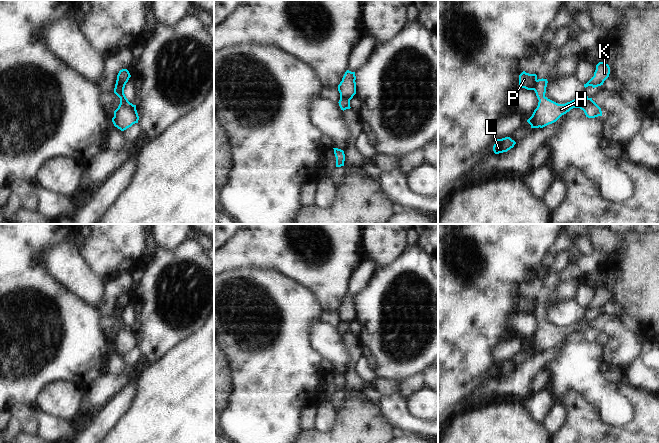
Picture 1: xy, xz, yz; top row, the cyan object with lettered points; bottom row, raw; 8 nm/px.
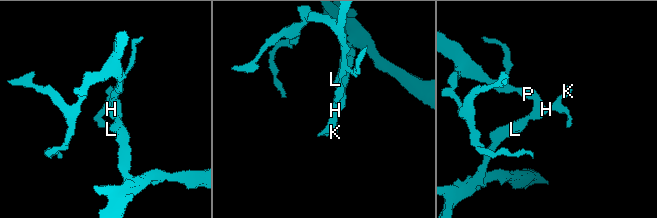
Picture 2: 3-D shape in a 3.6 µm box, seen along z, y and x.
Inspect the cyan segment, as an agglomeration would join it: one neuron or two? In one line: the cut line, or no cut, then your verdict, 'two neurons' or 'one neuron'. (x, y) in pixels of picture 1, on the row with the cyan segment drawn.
xz (340, 97), (349, 100) | two neurons

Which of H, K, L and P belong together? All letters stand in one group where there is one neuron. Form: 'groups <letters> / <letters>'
groups H K L / P

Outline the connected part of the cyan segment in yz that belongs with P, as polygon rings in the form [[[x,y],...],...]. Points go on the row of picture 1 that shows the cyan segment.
[[[523,71],[519,75],[519,86],[520,88],[525,88],[527,90],[533,90],[537,81],[536,74],[529,74]]]

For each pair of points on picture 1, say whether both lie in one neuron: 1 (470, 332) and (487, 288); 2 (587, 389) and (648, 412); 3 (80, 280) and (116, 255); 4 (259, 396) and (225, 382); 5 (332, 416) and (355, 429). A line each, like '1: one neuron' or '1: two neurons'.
1: one neuron
2: two neurons
3: two neurons
4: two neurons
5: two neurons

